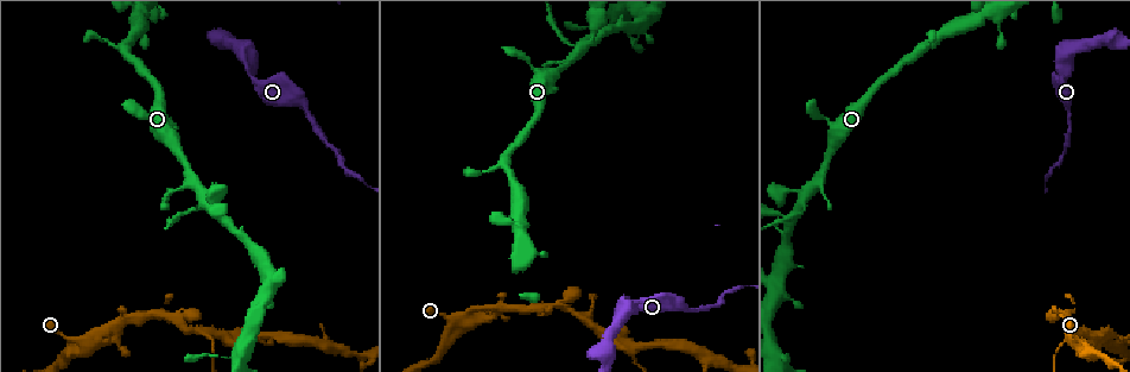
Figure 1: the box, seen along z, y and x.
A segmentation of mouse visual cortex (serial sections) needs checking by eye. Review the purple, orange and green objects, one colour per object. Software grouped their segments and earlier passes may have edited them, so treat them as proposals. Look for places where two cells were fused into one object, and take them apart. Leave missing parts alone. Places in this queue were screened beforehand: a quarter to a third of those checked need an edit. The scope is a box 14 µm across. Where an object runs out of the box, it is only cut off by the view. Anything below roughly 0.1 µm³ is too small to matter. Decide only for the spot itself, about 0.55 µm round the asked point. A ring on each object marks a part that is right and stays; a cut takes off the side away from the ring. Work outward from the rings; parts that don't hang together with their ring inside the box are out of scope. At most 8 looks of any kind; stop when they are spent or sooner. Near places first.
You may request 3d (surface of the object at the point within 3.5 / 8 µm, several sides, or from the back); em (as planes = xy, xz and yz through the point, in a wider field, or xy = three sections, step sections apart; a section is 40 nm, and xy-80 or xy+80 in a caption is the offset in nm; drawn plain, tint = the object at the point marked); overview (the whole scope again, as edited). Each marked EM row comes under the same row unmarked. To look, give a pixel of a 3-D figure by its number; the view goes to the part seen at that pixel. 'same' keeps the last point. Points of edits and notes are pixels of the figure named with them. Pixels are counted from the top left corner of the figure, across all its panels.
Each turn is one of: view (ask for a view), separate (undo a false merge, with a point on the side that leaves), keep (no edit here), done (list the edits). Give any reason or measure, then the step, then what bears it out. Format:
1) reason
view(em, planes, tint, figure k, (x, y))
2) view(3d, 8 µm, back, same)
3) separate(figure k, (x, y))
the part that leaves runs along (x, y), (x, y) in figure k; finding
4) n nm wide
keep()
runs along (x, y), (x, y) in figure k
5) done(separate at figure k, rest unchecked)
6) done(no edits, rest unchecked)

a narrow waist
view(3d, 3.5 µm, back, figure 1, (529, 65))

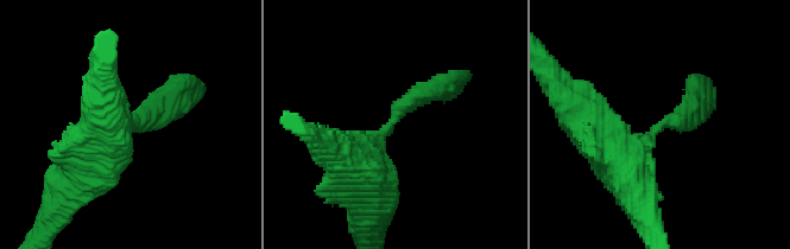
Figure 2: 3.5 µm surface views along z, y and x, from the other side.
view(em, xy, step 1, tint, figure 2, (392, 119))

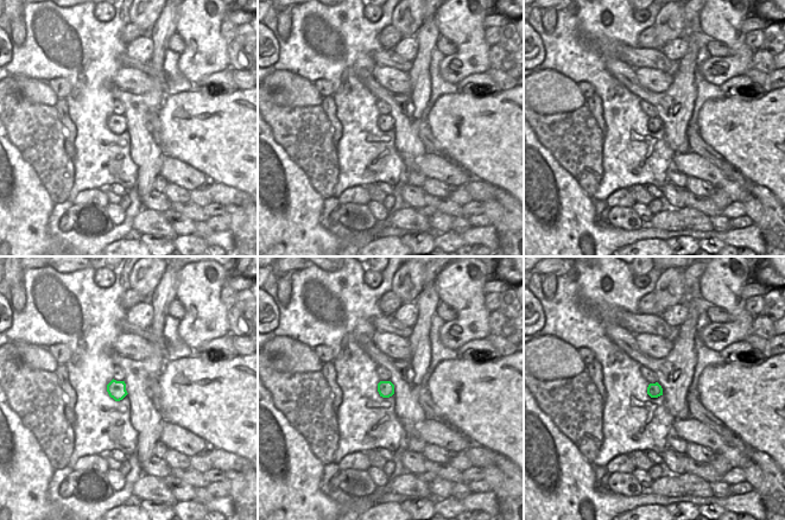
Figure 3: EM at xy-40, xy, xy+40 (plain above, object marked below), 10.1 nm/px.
keep()
runs along (365, 172), (394, 114), (449, 84) in figure 2; continuous, no second cell

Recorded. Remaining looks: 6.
narrows sharply
view(3d, 3.5 µm, figure 1, (203, 197))

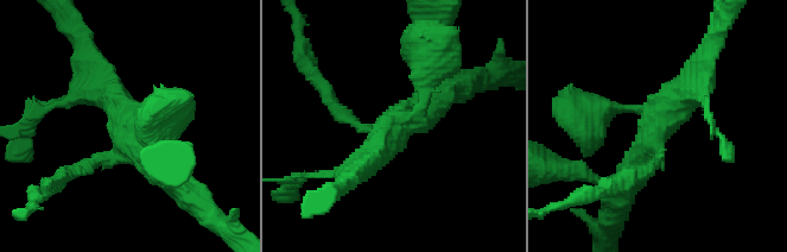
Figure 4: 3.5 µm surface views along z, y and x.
4 arms; arms of 150, 250, 400, 400 nm; shape alone is not enough
view(em, planes, tint, figure 4, (655, 129))

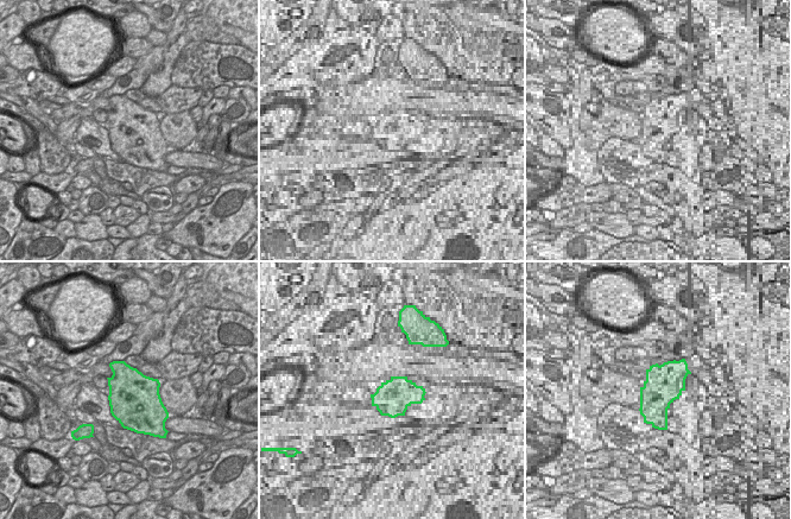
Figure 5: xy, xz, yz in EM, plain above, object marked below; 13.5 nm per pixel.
separate(figure 4, (334, 105))
the part that leaves runs along (369, 128), (332, 104), (303, 55) in figure 4; a second cell is stuck on

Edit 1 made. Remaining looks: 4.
redraw
view(overview)

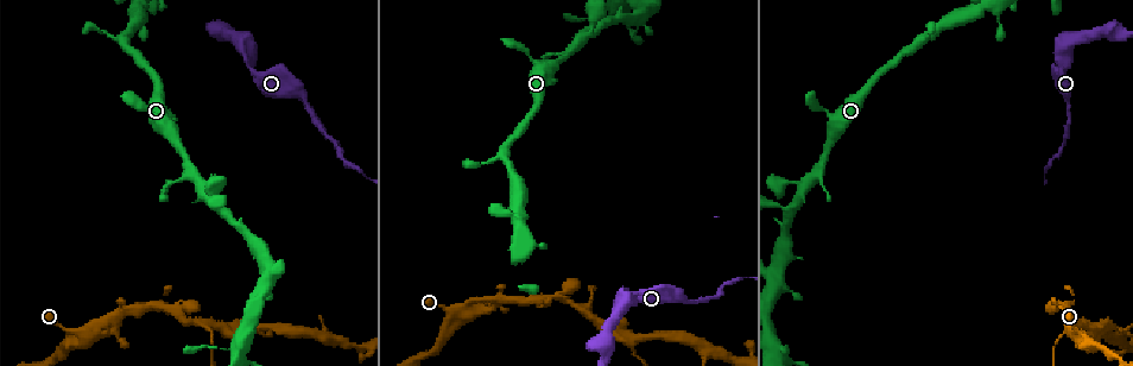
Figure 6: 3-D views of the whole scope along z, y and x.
thin neck
view(3d, 3.5 µm, figure 6, (451, 312))

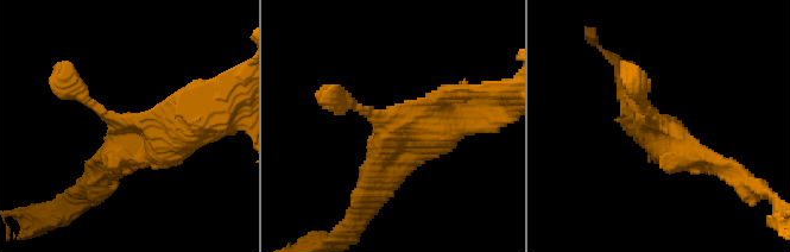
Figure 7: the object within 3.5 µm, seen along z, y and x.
view(em, xy, step 1, tint, figure 7, (119, 121))

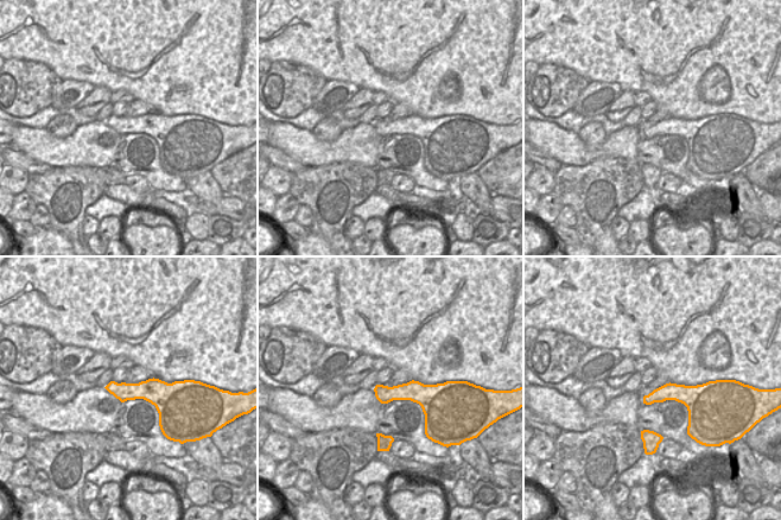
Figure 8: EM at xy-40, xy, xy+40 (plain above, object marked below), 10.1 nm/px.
keep()
runs along (63, 79), (121, 123), (201, 134) in figure 7; one cell here

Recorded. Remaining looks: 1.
done(separate at figure 4, rest unchecked)

